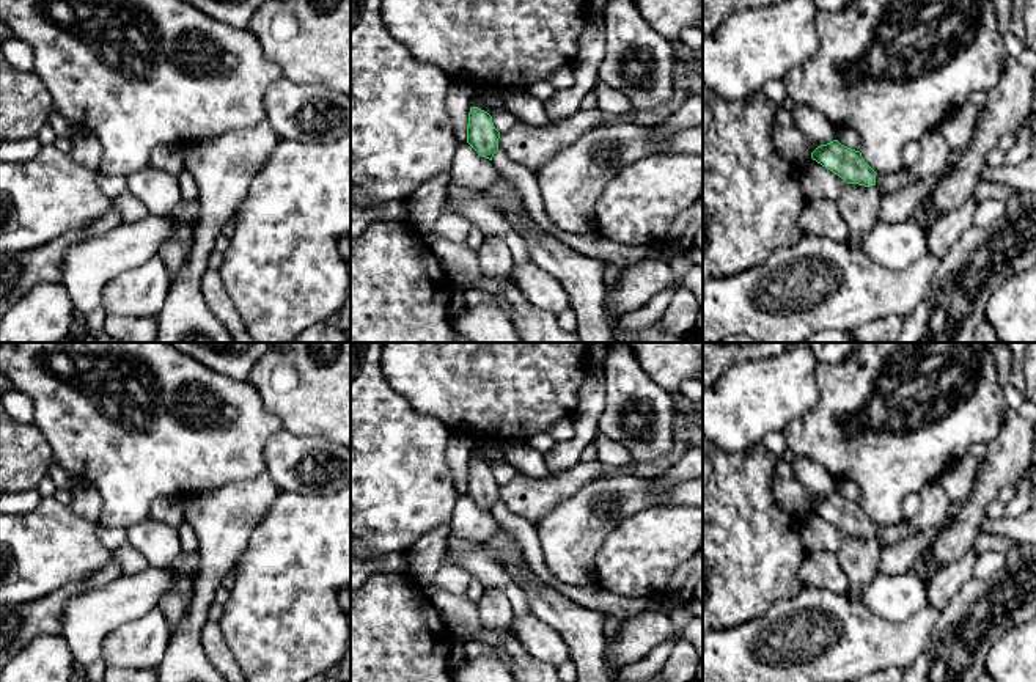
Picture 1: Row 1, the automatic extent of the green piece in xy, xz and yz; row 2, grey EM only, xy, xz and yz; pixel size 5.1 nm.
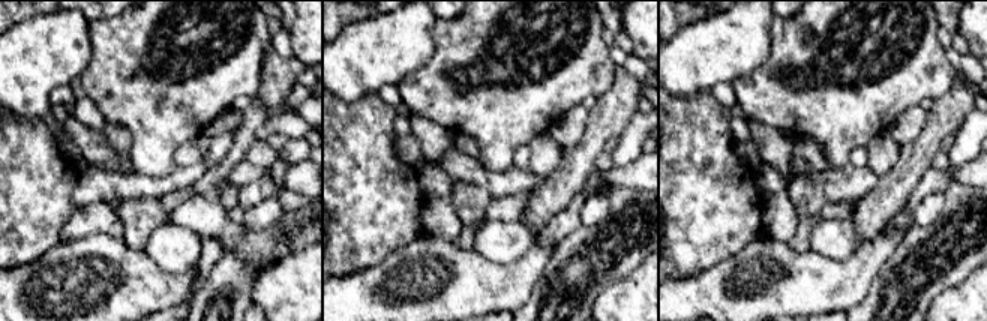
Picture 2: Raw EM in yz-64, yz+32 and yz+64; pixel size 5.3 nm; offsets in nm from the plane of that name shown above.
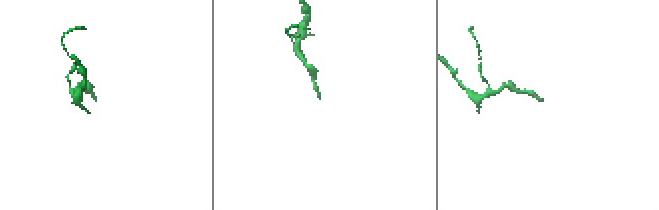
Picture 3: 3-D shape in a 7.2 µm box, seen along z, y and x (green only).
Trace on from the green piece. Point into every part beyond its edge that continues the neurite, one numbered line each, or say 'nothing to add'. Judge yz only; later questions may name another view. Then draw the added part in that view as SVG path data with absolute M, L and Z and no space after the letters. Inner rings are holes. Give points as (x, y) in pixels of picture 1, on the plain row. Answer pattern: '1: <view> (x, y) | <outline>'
1: yz (885, 535) | M902 519L899 523L891 525L891 526L876 526L876 539L884 547L884 545L906 541L906 539L918 534L920 531L921 530L913 528L909 523L909 520Z

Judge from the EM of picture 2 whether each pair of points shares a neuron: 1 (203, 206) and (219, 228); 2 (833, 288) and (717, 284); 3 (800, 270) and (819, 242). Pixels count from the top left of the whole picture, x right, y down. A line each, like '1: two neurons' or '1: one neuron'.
1: one neuron
2: one neuron
3: two neurons

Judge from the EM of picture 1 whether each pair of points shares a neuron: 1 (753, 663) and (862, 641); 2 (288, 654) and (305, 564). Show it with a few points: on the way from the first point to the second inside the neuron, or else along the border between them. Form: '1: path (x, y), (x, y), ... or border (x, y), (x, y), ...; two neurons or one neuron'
1: path (780, 656), (797, 643), (835, 643); one neuron
2: path (288, 632), (288, 586); one neuron

